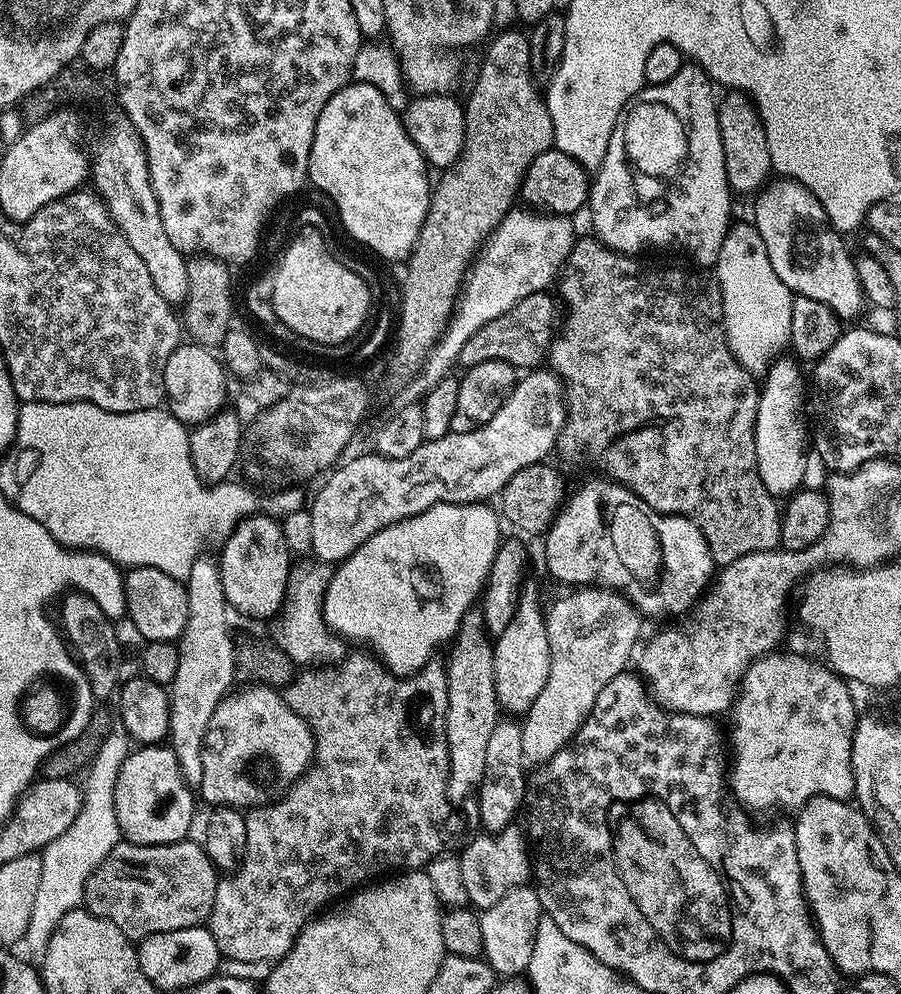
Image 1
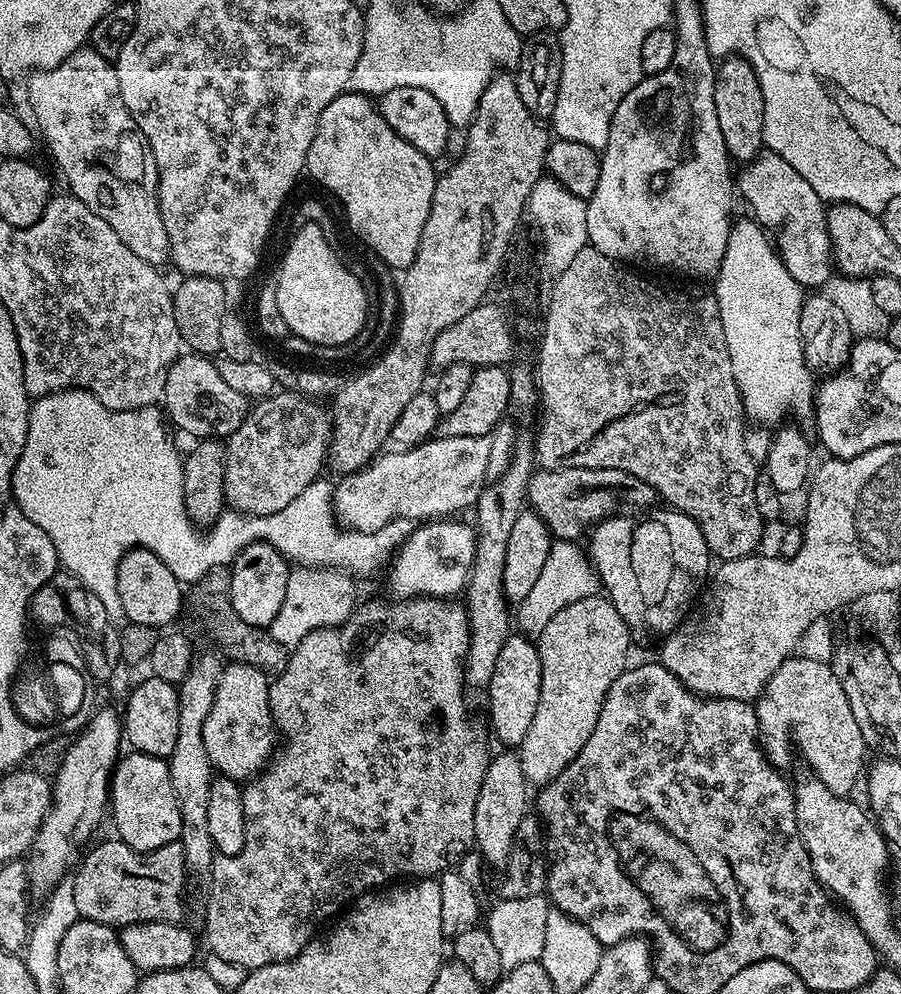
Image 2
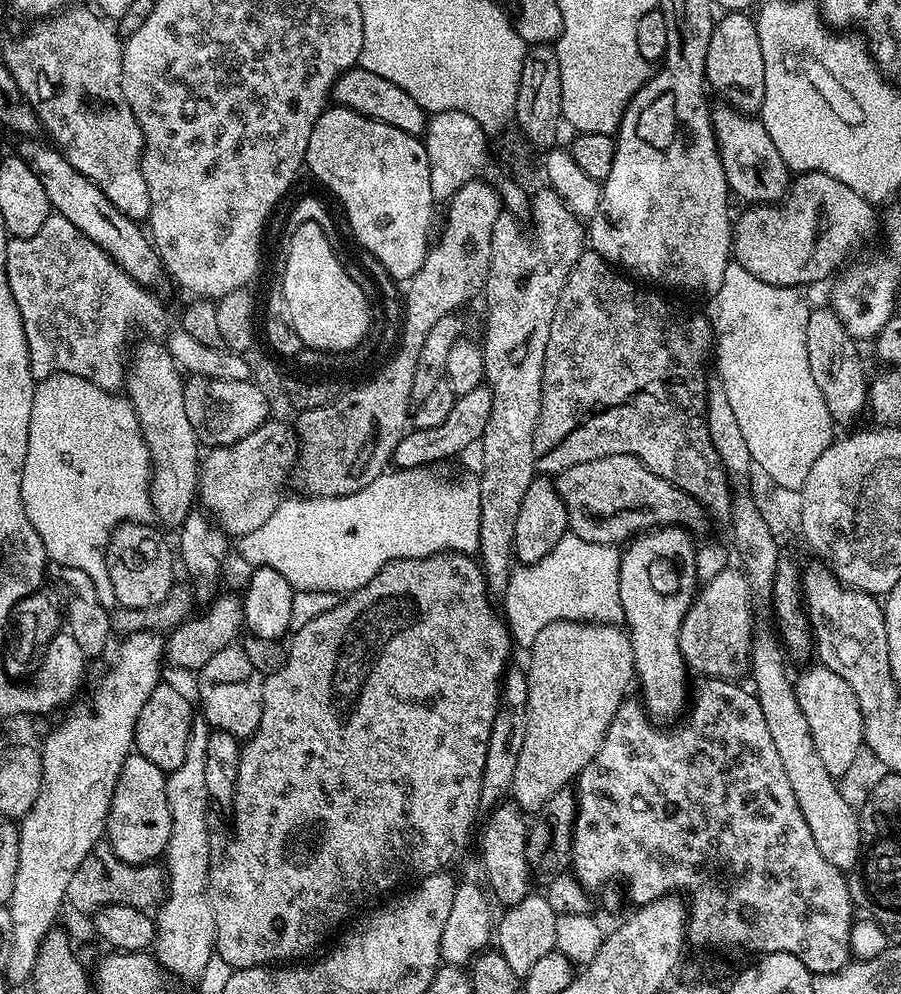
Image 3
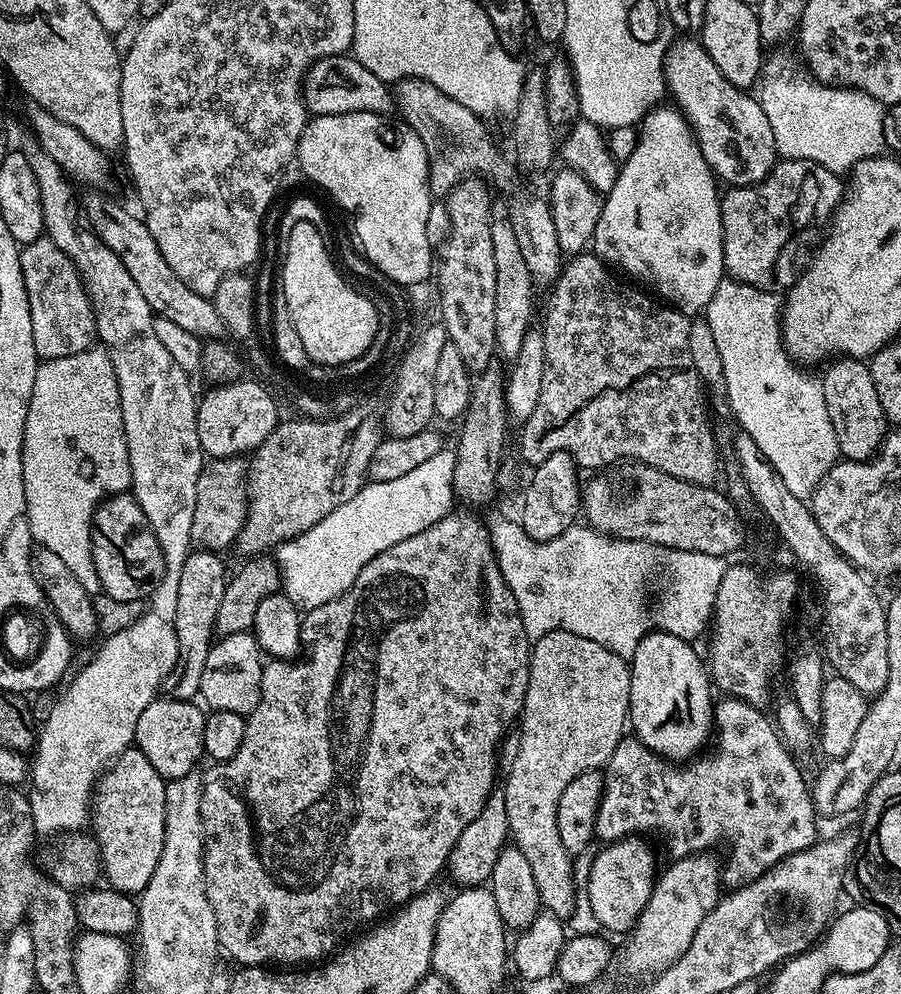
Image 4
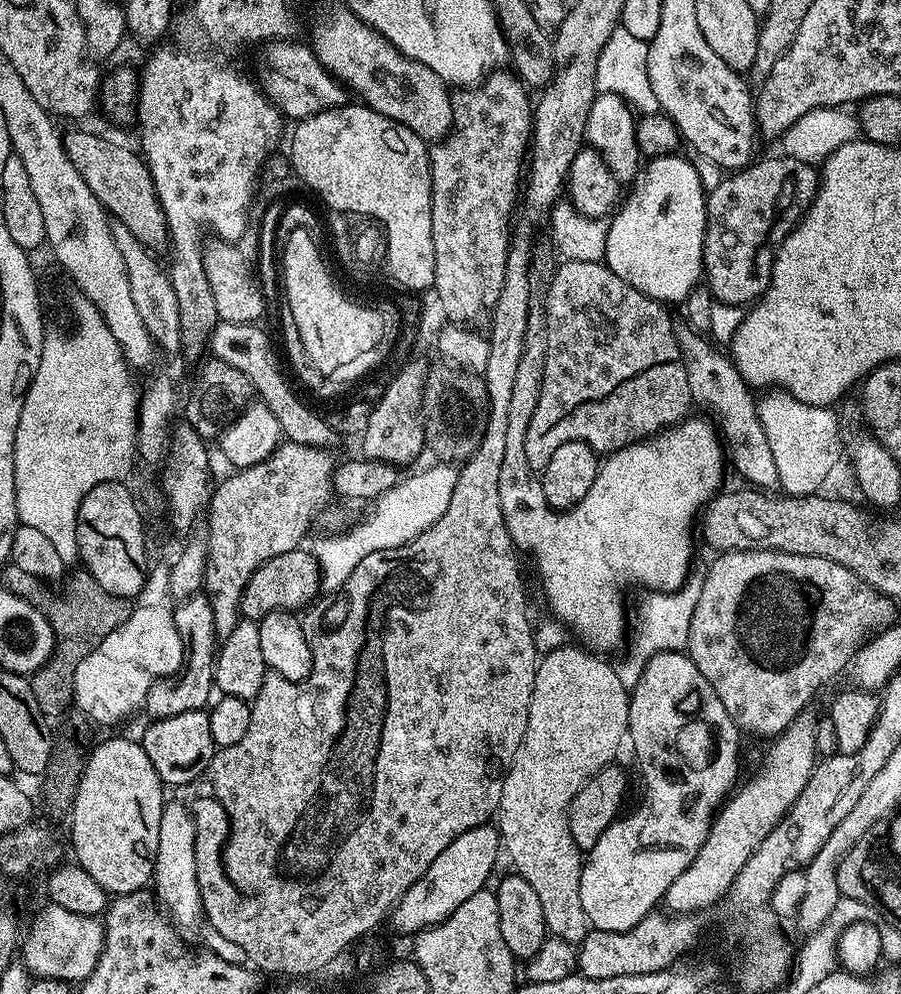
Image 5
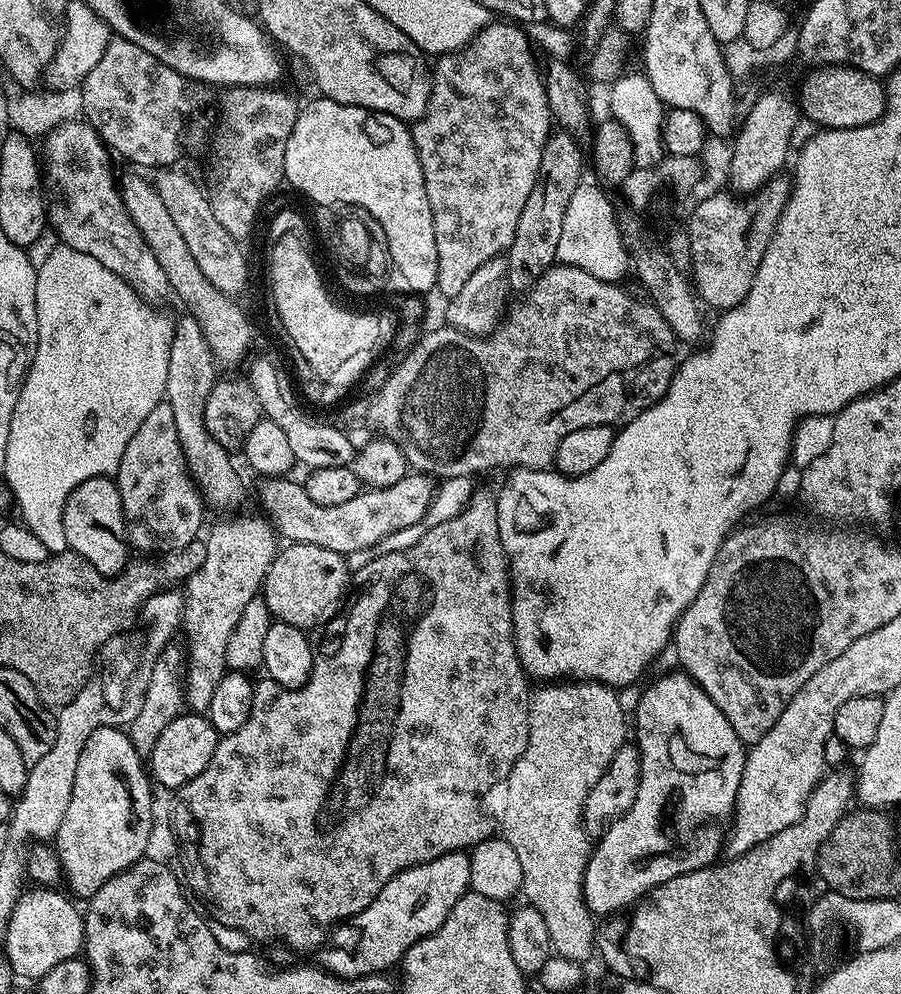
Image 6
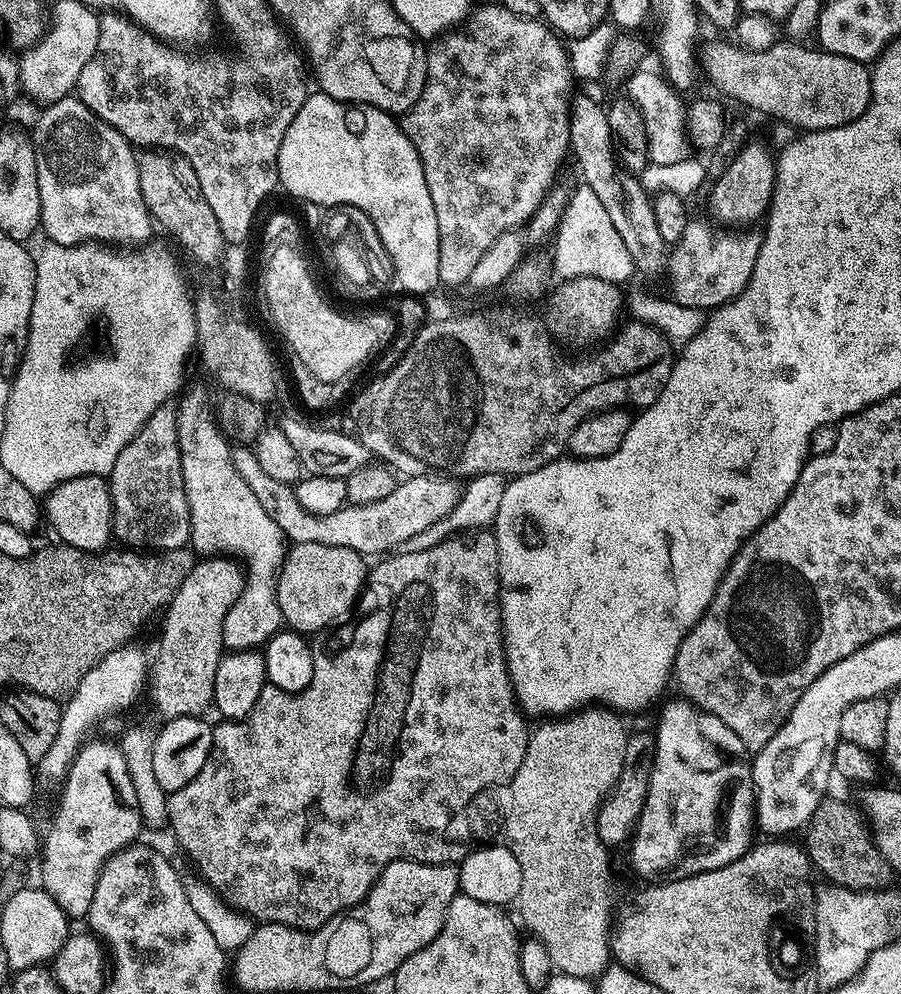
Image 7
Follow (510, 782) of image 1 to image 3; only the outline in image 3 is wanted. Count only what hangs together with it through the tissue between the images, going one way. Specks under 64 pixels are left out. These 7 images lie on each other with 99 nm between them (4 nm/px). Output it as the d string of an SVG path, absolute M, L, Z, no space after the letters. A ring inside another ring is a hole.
M502 802L487 813L487 820L483 826L481 825L478 840L480 836L480 856L482 858L482 868L486 874L487 889L491 895L501 903L503 907L512 907L522 900L526 895L529 895L530 889L530 874L532 867L528 862L528 827L527 821L521 809L517 808L515 803Z

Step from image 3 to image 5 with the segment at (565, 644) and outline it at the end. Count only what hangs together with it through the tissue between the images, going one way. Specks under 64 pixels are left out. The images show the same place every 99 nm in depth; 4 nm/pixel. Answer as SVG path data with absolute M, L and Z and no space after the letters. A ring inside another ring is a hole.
M563 646L543 653L542 659L536 665L526 734L504 779L498 809L498 827L503 851L508 851L508 856L512 859L511 867L530 883L538 894L547 931L568 944L579 946L588 936L590 925L582 910L580 897L582 849L572 837L568 825L568 808L585 782L617 759L616 751L619 750L620 743L625 743L628 734L630 692L624 688L617 669L604 661L607 659L583 647L575 647Z

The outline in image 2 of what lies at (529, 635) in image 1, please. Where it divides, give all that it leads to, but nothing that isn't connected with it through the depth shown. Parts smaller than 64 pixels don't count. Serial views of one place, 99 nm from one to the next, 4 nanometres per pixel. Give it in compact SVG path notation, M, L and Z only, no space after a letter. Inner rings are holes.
M523 634L509 635L508 640L498 653L498 662L494 662L494 674L490 674L490 682L486 689L488 695L488 720L492 723L492 732L504 743L508 750L519 749L526 738L526 730L530 730L530 722L534 722L534 713L538 710L538 694L542 690L542 662L540 655L528 636Z

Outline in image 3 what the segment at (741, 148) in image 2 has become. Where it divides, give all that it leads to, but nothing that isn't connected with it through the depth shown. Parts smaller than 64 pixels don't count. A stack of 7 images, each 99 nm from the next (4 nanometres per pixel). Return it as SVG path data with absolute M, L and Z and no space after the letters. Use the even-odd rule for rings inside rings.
M729 11L712 26L710 50L706 50L704 78L713 93L720 92L725 105L745 114L756 114L766 98L766 66L762 62L762 42L758 38L756 21L743 11Z

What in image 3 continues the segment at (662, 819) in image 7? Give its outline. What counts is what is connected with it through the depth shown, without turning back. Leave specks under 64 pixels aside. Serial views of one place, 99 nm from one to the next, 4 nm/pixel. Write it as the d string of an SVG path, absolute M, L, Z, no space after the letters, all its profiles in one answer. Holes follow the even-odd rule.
M653 528L627 541L620 553L618 593L624 611L622 620L632 643L639 695L648 715L656 722L679 717L690 696L690 669L680 653L680 627L698 591L698 548L691 539L683 528Z

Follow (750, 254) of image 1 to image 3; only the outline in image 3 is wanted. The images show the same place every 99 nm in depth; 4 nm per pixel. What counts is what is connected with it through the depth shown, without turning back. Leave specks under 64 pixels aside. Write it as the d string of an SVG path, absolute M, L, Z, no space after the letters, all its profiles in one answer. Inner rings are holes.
M730 262L723 275L722 286L711 295L710 308L706 310L706 314L712 324L714 337L714 354L718 356L718 378L723 382L727 396L729 396L730 406L733 407L733 413L737 419L738 426L741 427L741 433L745 438L746 446L749 447L751 458L755 467L760 469L771 479L773 485L782 487L782 489L801 490L804 487L806 476L810 467L813 466L818 456L826 450L826 446L832 443L834 439L834 423L826 407L824 396L820 391L813 374L811 373L808 351L806 349L806 326L811 312L811 305L806 300L805 295L797 288L780 287L772 283L763 282L760 278L756 278L754 274L750 274L743 266L738 263Z

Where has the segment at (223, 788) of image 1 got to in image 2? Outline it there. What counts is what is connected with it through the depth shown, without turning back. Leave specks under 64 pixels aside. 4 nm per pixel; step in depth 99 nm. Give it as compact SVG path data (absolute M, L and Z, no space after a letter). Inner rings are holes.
M232 662L221 671L214 706L210 706L210 714L202 730L206 754L219 775L229 776L237 782L247 782L273 759L272 747L275 744L277 747L278 733L270 710L269 683L265 672L249 664Z

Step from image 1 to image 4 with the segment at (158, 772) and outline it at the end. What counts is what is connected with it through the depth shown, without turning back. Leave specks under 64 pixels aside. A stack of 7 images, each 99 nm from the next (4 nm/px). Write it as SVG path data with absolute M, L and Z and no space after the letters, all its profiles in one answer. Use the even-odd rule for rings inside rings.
M135 746L127 748L116 760L113 760L104 775L96 782L90 809L90 832L100 853L103 879L119 892L129 894L143 892L154 874L154 866L158 866L158 858L162 858L162 842L166 830L165 783L164 777L158 774L158 770L150 766L146 754L142 754Z

